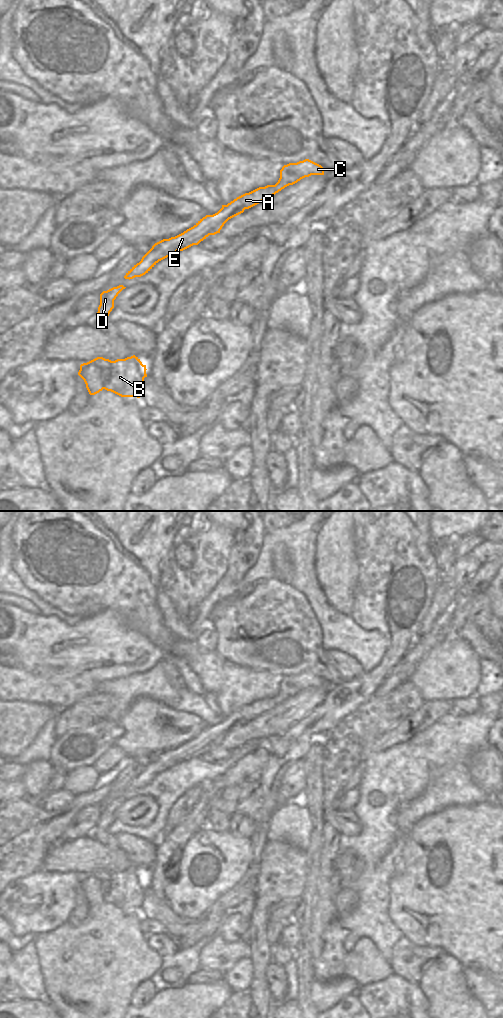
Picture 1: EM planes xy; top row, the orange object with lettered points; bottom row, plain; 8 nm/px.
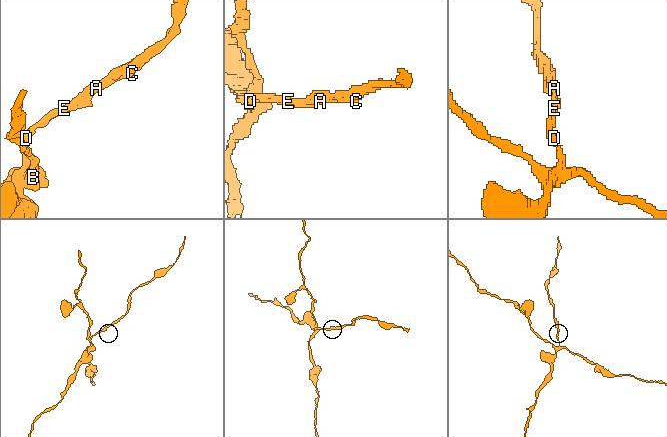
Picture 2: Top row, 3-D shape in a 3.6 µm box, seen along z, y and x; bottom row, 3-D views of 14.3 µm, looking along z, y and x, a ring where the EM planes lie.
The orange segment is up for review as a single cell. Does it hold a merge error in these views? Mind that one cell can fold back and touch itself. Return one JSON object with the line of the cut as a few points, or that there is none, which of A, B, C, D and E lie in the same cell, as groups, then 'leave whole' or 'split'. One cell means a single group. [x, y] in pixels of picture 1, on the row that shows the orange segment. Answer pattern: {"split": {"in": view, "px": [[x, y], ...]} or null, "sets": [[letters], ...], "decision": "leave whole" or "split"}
{"split": {"in": "xy", "px": [[112, 361], [104, 374], [103, 388]]}, "sets": [["A", "C", "D", "E"], ["B"]], "decision": "split"}

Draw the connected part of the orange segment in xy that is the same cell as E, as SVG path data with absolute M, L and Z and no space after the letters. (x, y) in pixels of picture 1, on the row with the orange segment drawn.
M309 159L284 165L280 170L280 178L275 185L259 187L249 193L245 193L227 205L222 205L222 208L217 213L206 215L183 233L155 243L142 257L141 261L126 273L124 278L130 280L145 275L159 261L173 255L177 251L183 251L193 245L198 245L209 235L220 233L220 230L229 219L243 213L245 209L249 209L265 199L269 199L285 187L293 185L305 177L324 175L324 170L321 165Z

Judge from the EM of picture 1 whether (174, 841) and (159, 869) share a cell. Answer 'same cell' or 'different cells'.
same cell

